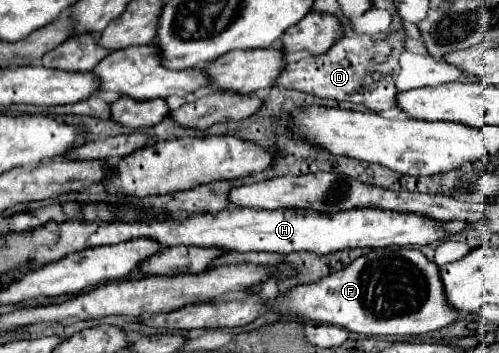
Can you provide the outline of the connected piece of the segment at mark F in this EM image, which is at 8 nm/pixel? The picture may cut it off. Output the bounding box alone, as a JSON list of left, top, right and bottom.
[267,248,457,336]

